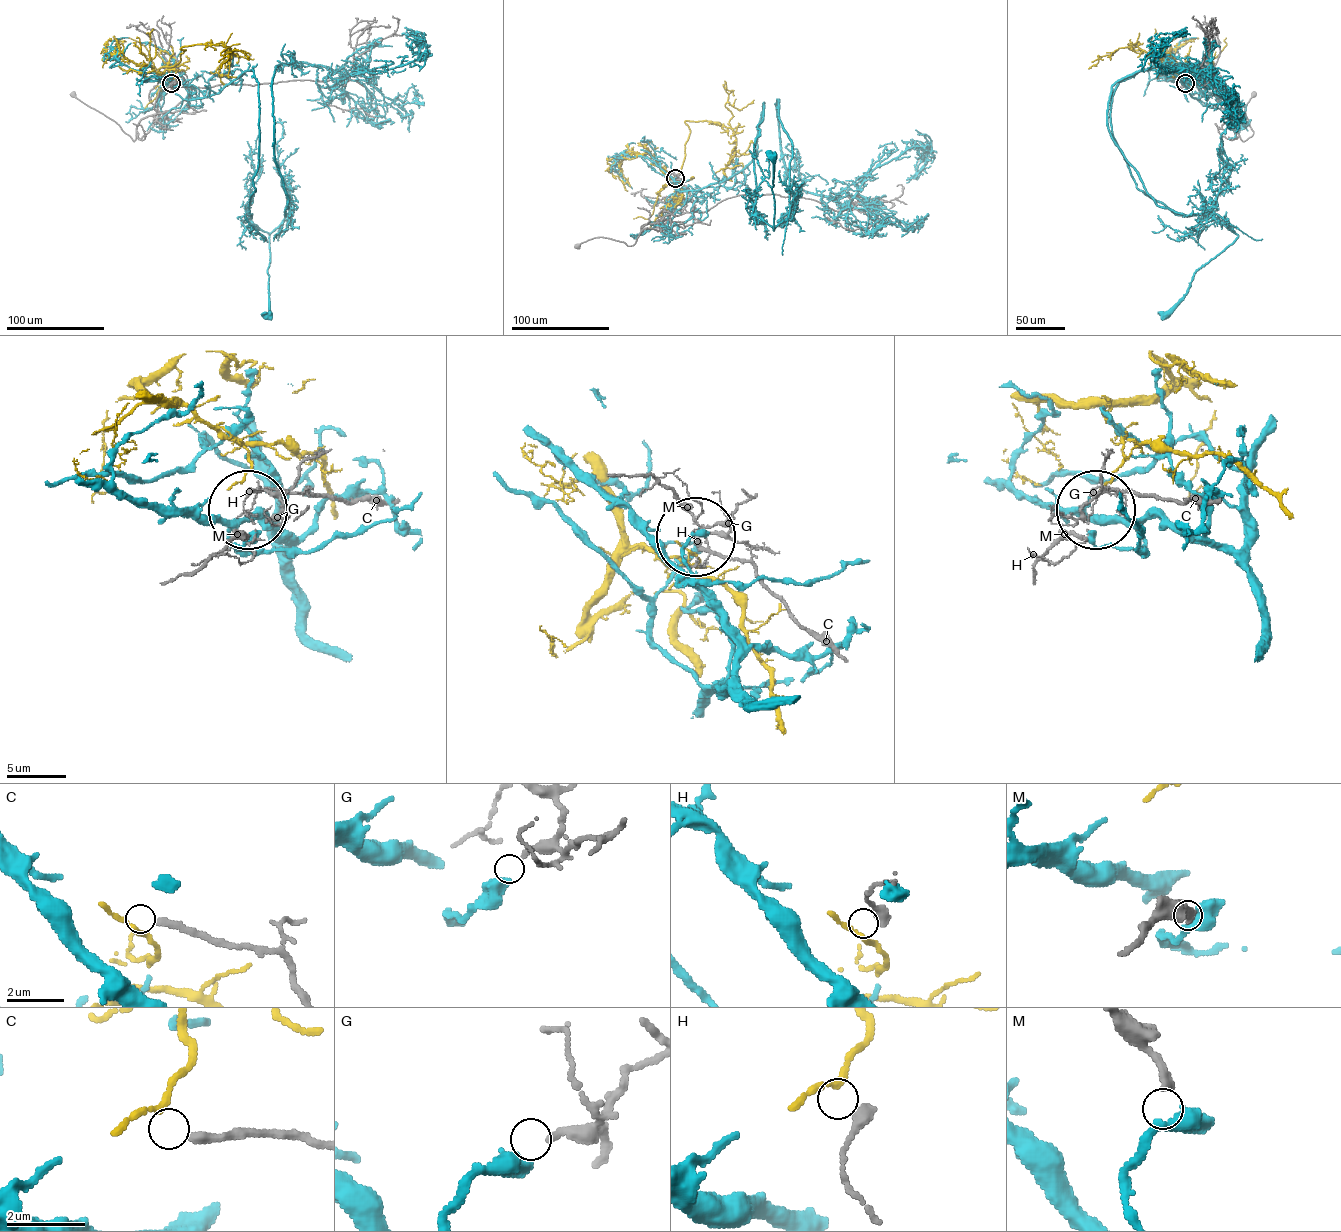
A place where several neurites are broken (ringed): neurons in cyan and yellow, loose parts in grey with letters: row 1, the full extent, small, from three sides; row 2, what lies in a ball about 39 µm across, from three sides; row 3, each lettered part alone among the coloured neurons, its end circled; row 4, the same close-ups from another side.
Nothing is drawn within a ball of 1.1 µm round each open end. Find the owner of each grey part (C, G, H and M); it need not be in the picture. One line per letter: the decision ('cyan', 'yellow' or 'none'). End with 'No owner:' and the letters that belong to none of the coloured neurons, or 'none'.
C: none
G: none
H: yellow
M: cyan
No owner: C, G

